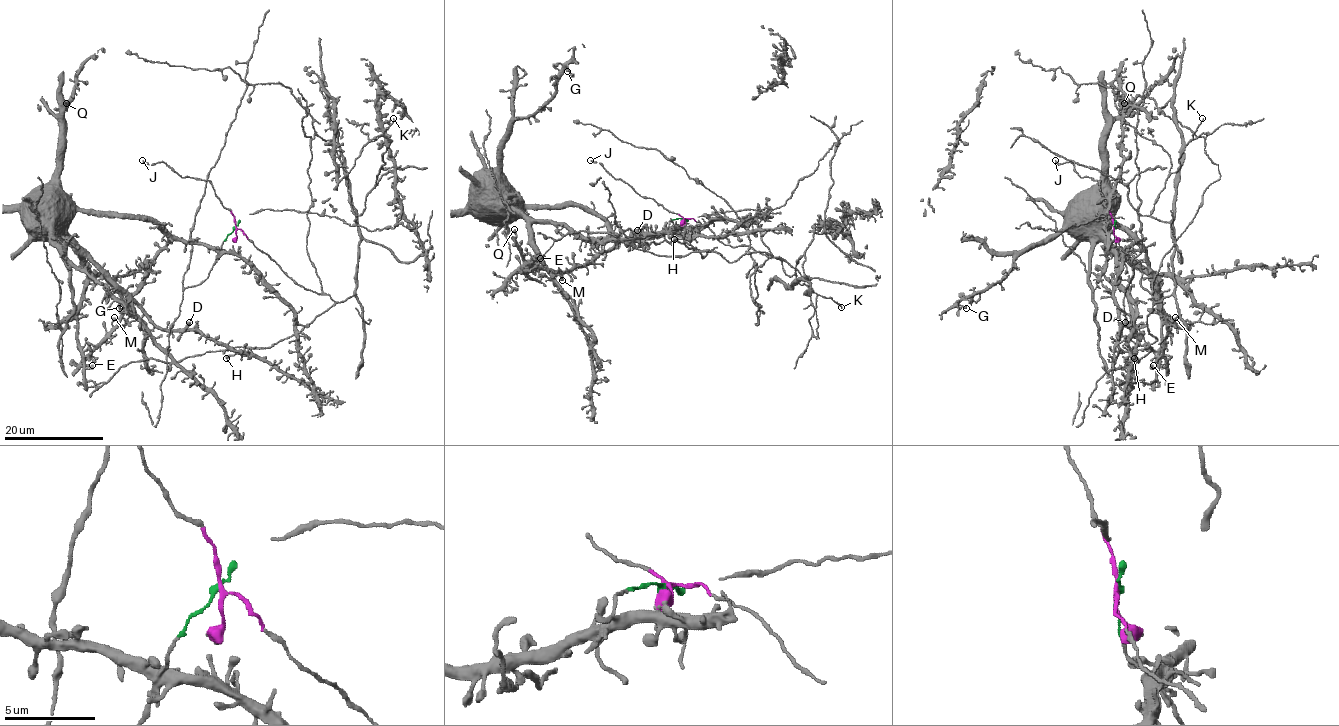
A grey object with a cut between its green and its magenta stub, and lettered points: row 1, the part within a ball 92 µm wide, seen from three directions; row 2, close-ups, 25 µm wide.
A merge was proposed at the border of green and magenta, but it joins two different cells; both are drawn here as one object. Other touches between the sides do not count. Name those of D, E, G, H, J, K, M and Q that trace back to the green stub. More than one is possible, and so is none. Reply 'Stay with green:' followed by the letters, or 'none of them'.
Stay with green: D, E, G, H, M, Q

